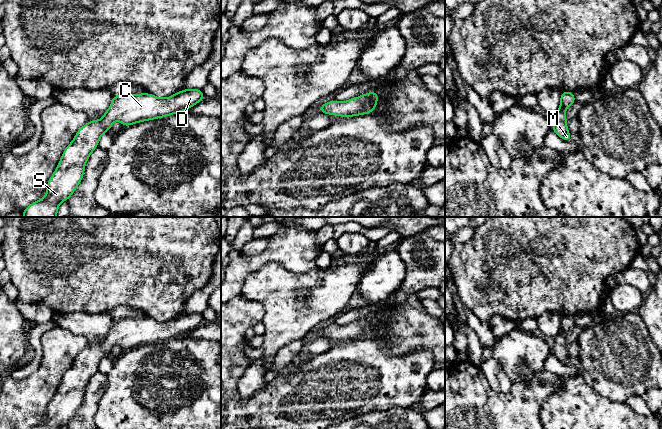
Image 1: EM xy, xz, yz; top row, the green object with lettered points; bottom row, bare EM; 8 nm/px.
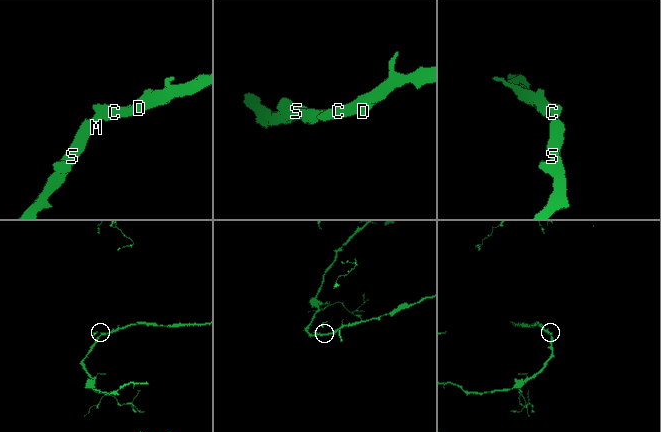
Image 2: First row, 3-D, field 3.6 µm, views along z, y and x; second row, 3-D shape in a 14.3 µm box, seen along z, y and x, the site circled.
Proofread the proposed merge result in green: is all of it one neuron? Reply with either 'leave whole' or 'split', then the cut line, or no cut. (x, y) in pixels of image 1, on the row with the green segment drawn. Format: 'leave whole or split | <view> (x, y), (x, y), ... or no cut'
leave whole | no cut

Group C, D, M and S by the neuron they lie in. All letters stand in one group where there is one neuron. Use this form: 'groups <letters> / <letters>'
groups C D M S

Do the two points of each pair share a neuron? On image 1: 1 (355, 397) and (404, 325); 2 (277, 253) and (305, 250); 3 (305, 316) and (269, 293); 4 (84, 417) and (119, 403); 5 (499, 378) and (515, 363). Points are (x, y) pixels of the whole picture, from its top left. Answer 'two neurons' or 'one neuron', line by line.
1: two neurons
2: one neuron
3: one neuron
4: two neurons
5: two neurons

